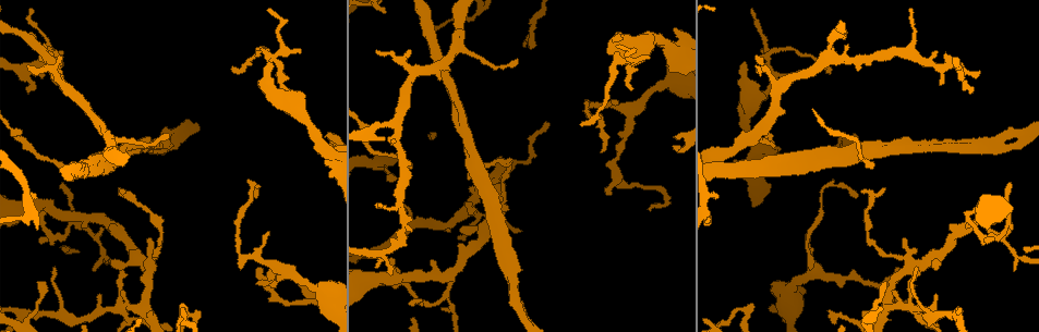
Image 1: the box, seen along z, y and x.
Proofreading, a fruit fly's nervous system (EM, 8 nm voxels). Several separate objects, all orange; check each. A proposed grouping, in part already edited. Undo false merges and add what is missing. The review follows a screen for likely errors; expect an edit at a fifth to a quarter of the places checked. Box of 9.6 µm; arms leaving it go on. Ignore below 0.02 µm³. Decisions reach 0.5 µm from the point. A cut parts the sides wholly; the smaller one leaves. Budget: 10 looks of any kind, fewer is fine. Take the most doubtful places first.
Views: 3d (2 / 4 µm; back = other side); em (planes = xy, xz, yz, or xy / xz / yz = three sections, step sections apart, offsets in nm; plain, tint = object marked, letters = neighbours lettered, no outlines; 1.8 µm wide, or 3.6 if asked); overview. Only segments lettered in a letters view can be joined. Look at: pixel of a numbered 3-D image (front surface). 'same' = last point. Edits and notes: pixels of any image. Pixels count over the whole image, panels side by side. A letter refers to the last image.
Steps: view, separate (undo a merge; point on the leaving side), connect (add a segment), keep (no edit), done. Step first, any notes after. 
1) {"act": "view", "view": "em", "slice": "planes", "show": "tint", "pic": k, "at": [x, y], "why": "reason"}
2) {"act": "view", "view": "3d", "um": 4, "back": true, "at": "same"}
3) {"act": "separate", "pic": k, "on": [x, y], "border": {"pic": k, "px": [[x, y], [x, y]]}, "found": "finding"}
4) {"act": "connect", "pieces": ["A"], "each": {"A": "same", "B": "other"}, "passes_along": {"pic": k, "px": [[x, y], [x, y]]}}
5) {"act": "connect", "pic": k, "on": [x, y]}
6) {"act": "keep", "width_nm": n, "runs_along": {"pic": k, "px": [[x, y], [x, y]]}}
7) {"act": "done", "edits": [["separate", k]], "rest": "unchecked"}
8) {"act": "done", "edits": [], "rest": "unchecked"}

{"act": "view", "view": "3d", "um": 2, "pic": 1, "at": [409, 231], "why": "an open end"}

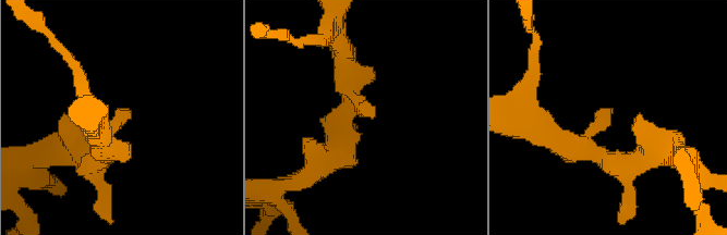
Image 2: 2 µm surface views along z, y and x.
{"act": "view", "view": "em", "um": 3.6, "slice": "planes", "show": "letters", "pic": 2, "at": [360, 113]}

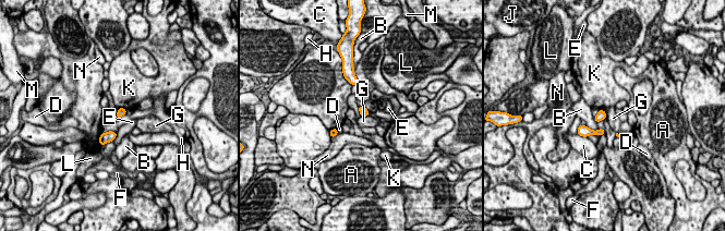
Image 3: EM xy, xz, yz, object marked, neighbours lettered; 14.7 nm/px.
{"act": "keep", "each": {"A": "other", "B": "other", "C": "other", "D": "other", "E": "other", "F": "other", "G": "other", "H": "other", "J": "other", "K": "other", "L": "other", "M": "other", "N": "other"}, "border": {"pic": 3, "px": [[361, 116], [367, 117]]}, "found": "no lettered segment goes on from it"}

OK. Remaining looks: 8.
{"act": "view", "view": "em", "slice": "planes", "show": "letters", "pic": 1, "at": [716, 195]}

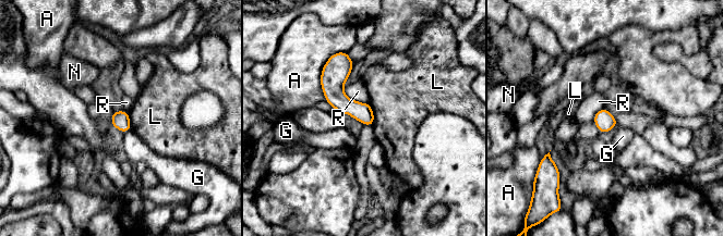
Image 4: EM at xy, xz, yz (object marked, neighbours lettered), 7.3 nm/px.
{"act": "keep", "each": {"A": "other", "G": "other", "L": "other", "N": "other", "R": "other"}, "found": "none of them fits"}

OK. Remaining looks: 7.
{"act": "view", "view": "3d", "um": 2, "pic": 1, "at": [829, 311], "why": "thin end"}

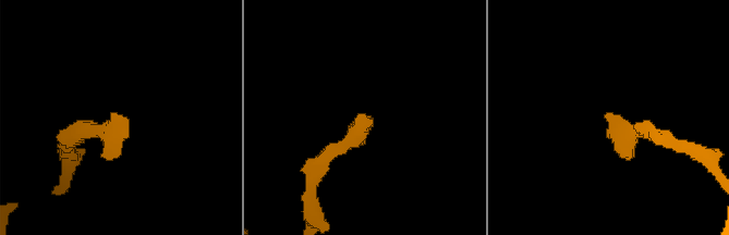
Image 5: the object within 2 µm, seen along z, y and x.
{"act": "view", "view": "em", "slice": "yz", "step": 4, "show": "tint", "pic": 5, "at": [604, 115], "why": "shape alone is not enough"}

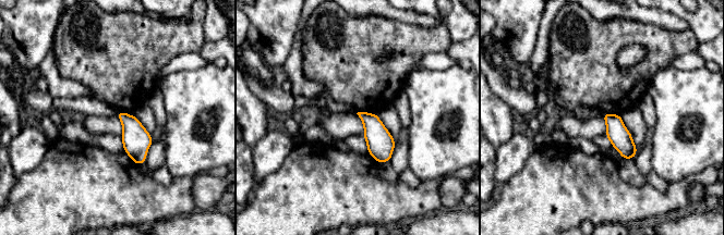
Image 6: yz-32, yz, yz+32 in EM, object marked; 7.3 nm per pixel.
{"act": "view", "view": "em", "slice": "yz", "step": 4, "show": "letters", "at": "same", "why": "what lies round it"}

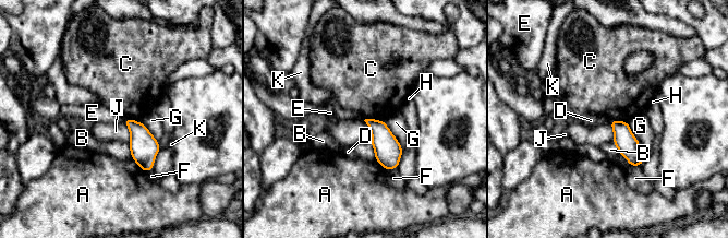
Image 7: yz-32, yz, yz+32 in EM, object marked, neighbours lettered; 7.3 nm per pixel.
{"act": "keep", "each": {"A": "other", "B": "other", "C": "other", "D": "other", "E": "other", "F": "other", "G": "other", "H": "other", "J": "other", "K": "other"}, "border": {"pic": 7, "px": [[123, 121], [129, 130], [129, 143]]}, "found": "no lettered segment goes on from it"}

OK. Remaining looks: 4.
{"act": "view", "view": "3d", "um": 4, "pic": 1, "at": [326, 292], "why": "sudden change in width"}

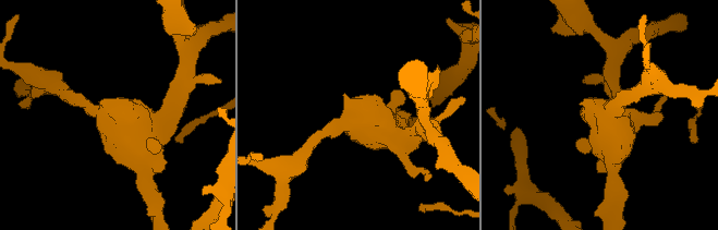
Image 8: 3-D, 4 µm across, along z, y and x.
{"act": "view", "view": "em", "um": 3.6, "slice": "planes", "show": "plain", "pic": 8, "at": [354, 120]}

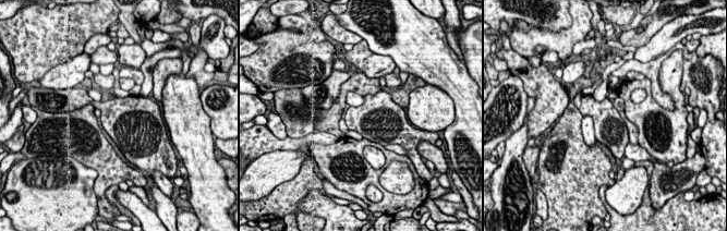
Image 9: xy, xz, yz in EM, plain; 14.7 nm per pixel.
{"act": "view", "view": "em", "um": 3.6, "slice": "planes", "show": "letters", "at": "same", "why": "what lies round it"}

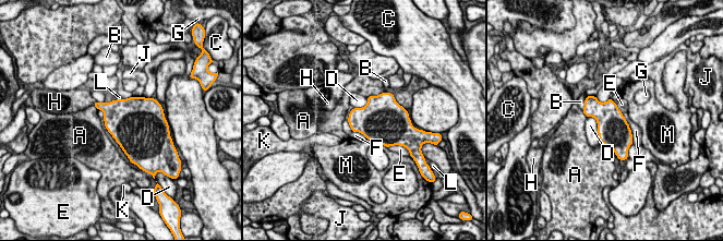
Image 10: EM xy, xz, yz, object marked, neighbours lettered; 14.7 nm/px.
{"act": "keep", "each": {"A": "other", "B": "other", "C": "other", "D": "other", "E": "other", "F": "other", "G": "other", "H": "other", "J": "other", "K": "other", "L": "other", "M": "other"}, "border": {"pic": 10, "px": [[587, 116], [595, 120], [601, 143]]}, "found": "all the same cell"}

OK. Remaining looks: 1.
{"act": "done", "edits": [], "rest": "unchecked"}

